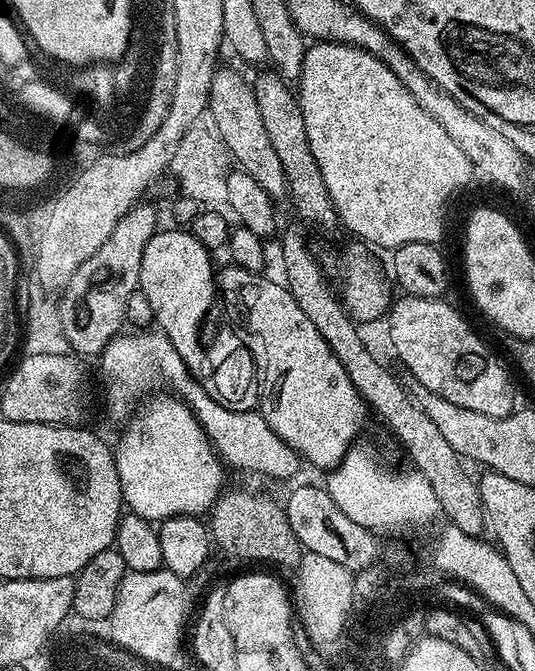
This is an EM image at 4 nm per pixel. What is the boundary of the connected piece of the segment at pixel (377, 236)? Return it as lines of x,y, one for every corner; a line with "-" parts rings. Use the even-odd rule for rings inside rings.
312,42
305,47
304,61
298,81
298,99
302,118
306,122
306,138
310,142
310,154
314,154
314,162
318,162
318,170
322,172
322,182
326,182
326,190
330,190
330,198
334,202
336,212
340,216
340,224
348,227
353,232
357,241
377,249
388,248
395,250
408,243
428,243
439,245
440,239
444,236
444,207
448,204
448,199
455,194
459,188
464,188
468,184
468,179
474,176
472,164
466,158
466,154
458,147
458,142
442,130
433,116
422,108
419,102
402,86
402,82
390,70
388,64
384,64
374,54
362,50
353,44
337,44
335,42

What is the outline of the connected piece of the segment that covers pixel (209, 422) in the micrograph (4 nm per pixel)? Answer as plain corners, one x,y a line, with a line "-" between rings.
132,330
129,333
129,336
121,334
114,337
104,347
104,351
98,357
100,372
104,375
104,388
108,391
104,396
104,400
108,403
108,412
114,419
120,420
119,422
127,421
136,411
141,401
149,394
163,389
160,388
163,384
168,387
165,388
168,390
176,387
174,389
175,395
192,409
192,412
198,418
201,428
208,435
213,448
216,449
217,456
220,457
221,461
229,469
241,468
244,472
257,472
260,476
273,476
276,480
284,480
287,476
295,474
296,464
298,465
298,457
295,450
274,432
259,411
235,412
218,402
214,402
214,398
210,398
210,394
206,394
206,390
202,385
185,368
178,350
174,350
174,346
168,341
168,337
163,332
159,330

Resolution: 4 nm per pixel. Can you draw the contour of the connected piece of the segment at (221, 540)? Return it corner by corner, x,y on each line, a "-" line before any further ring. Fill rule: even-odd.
236,488
233,492
225,491
220,499
212,505
210,509
210,535
217,549
229,552
232,556
237,556
240,560
257,560
257,565
277,564
280,568
295,570
300,564
302,549
294,530
288,521
287,511
280,508
268,496
263,496
260,492
247,492
244,488

